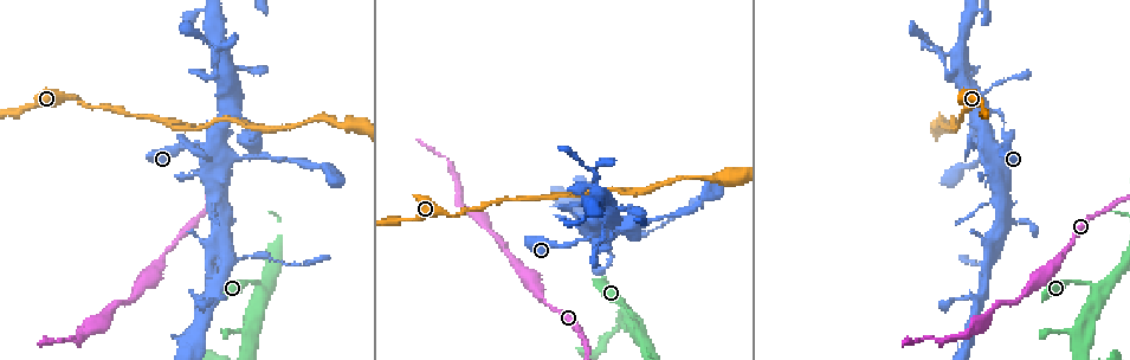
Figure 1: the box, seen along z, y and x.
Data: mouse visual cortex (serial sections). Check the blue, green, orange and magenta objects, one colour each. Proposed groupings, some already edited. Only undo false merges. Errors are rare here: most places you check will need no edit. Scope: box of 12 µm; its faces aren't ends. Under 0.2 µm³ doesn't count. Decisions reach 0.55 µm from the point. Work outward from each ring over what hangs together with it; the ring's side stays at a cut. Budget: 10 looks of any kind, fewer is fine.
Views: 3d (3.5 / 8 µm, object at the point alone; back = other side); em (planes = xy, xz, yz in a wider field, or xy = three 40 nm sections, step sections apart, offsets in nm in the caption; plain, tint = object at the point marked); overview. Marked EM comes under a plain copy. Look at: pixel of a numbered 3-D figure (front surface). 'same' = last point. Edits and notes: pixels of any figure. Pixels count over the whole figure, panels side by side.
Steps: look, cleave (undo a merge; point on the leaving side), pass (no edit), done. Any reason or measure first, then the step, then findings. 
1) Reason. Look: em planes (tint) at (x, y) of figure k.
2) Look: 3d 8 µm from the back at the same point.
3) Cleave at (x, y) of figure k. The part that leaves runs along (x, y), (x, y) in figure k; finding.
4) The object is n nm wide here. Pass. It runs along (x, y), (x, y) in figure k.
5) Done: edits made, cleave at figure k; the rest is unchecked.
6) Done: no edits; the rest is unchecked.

Sudden change in width. Look: 3d 3.5 µm at (1054, 260) of figure 1.

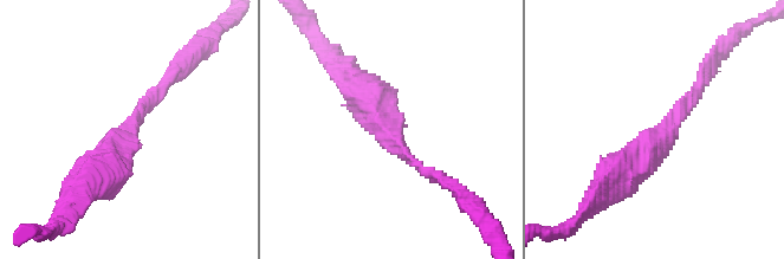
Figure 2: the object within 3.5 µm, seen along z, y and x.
Look: em planes (tint) at (122, 138) of figure 2.

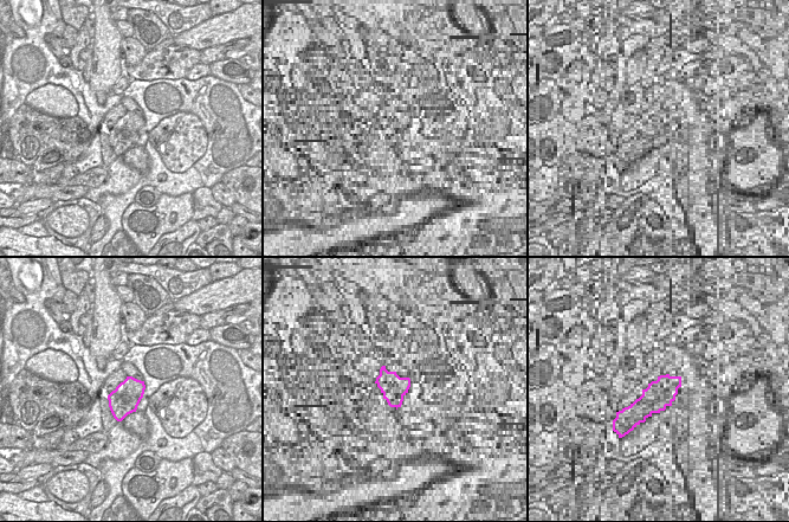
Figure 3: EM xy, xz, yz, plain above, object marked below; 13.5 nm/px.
Look: em xy step 1 (tint) at the same point.

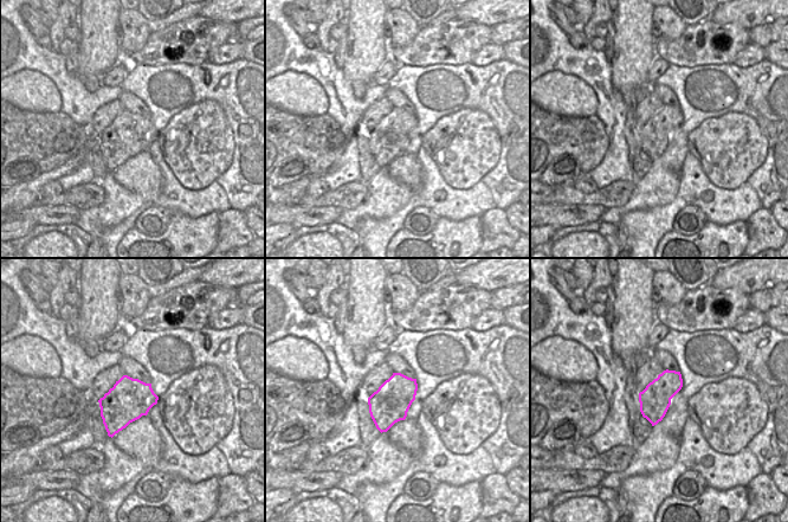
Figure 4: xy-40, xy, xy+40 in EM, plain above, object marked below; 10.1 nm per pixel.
The object is 400 nm wide here. Pass. It runs along (698, 85), (686, 110), (607, 187) in figure 2; continuous, no second cell.

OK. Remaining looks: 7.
Abrupt turn. Look: 3d 3.5 µm at (1096, 287) of figure 1.

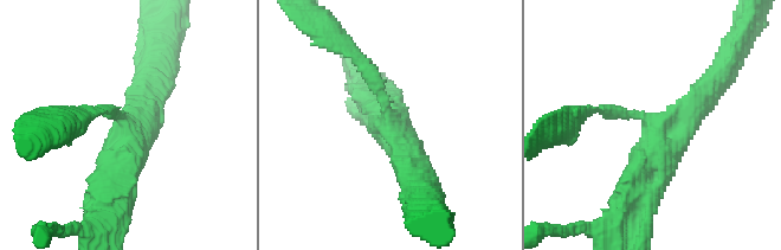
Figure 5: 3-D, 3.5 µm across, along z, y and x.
Look: em xy step 5 (tint) at (390, 123) of figure 5.

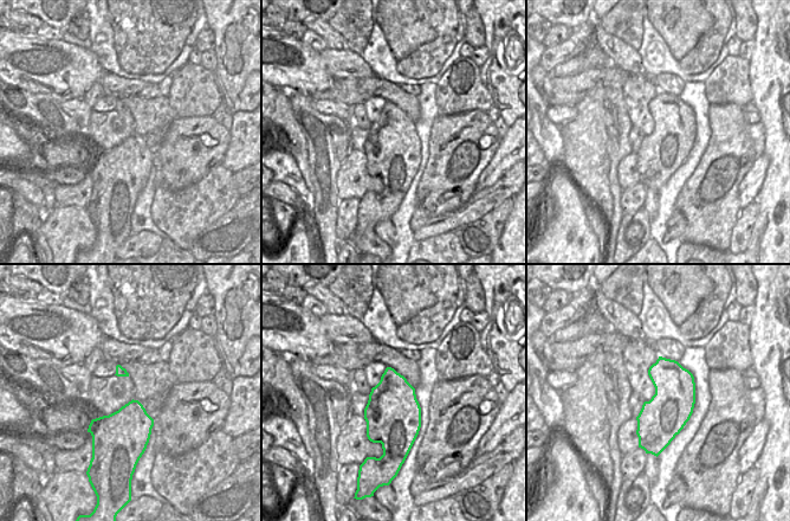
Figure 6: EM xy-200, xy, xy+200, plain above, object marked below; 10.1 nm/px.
Another direction. Look: em xy step 1 (tint) at the same point.

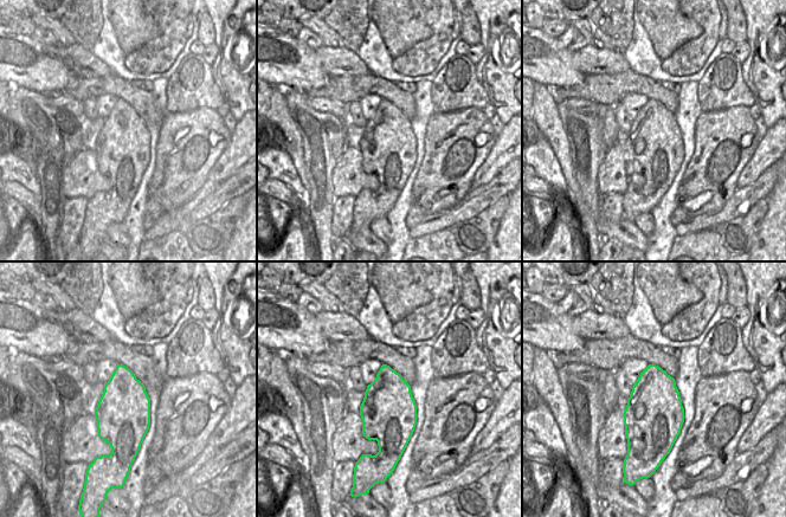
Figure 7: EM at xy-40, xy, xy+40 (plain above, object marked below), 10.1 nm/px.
Pass. One cell here.

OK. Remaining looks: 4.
Thick turns thin. Look: 3d 3.5 µm at (217, 152) of figure 1.

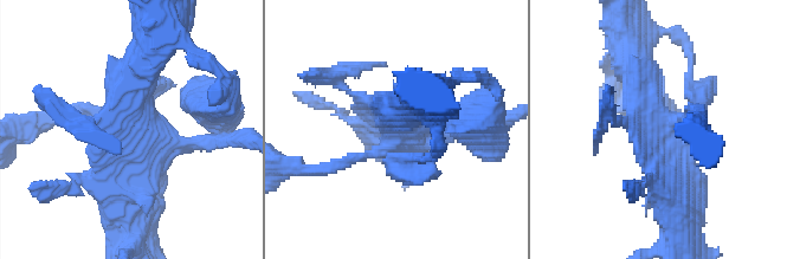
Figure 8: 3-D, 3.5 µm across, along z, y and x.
Shape alone is not enough. Look: em xy step 5 (tint) at (135, 127) of figure 8.

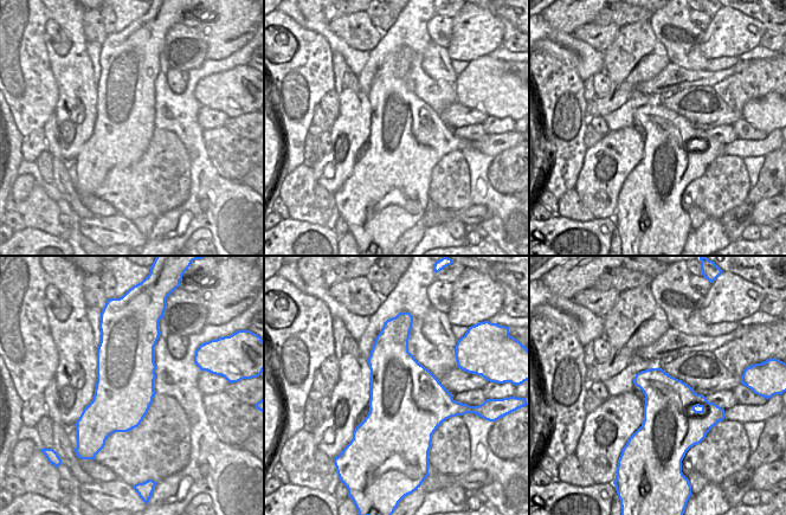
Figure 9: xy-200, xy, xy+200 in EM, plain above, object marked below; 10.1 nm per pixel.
Pass. It runs along (69, 108), (137, 133), (130, 206) in figure 8; continuous, no second cell.

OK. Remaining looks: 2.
Done: no edits; the rest is unchecked.

